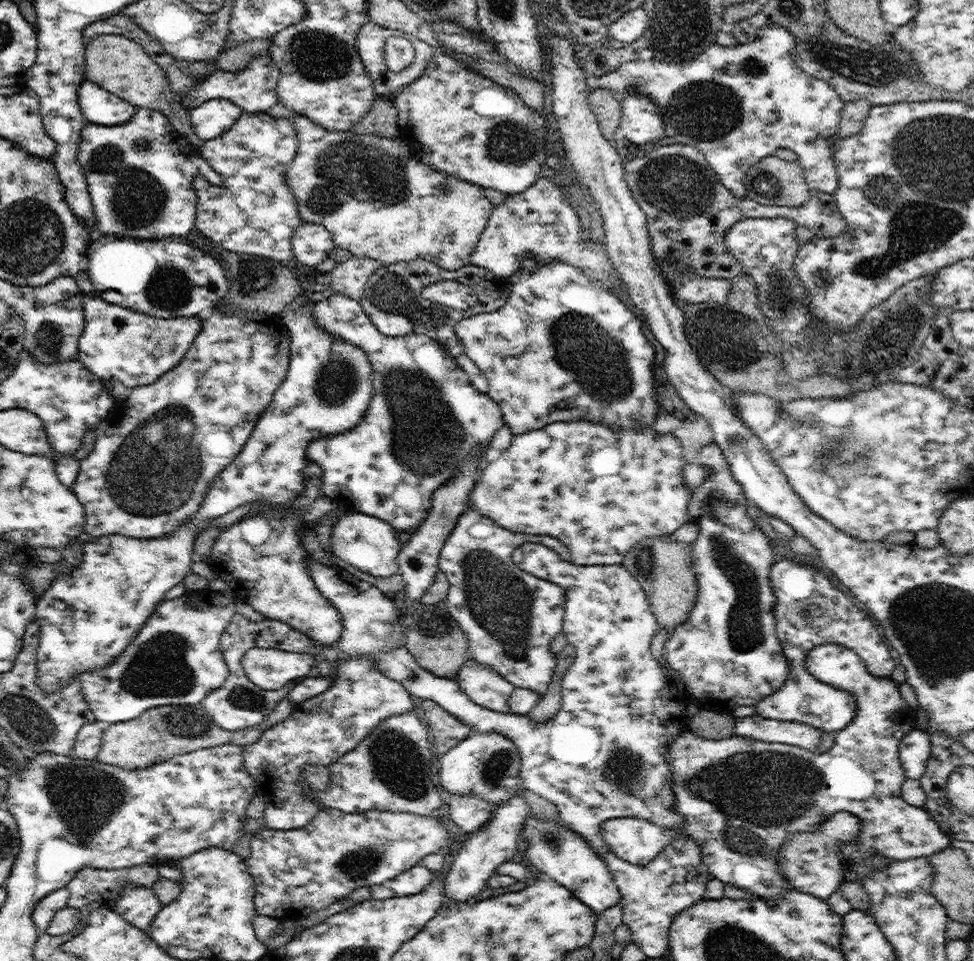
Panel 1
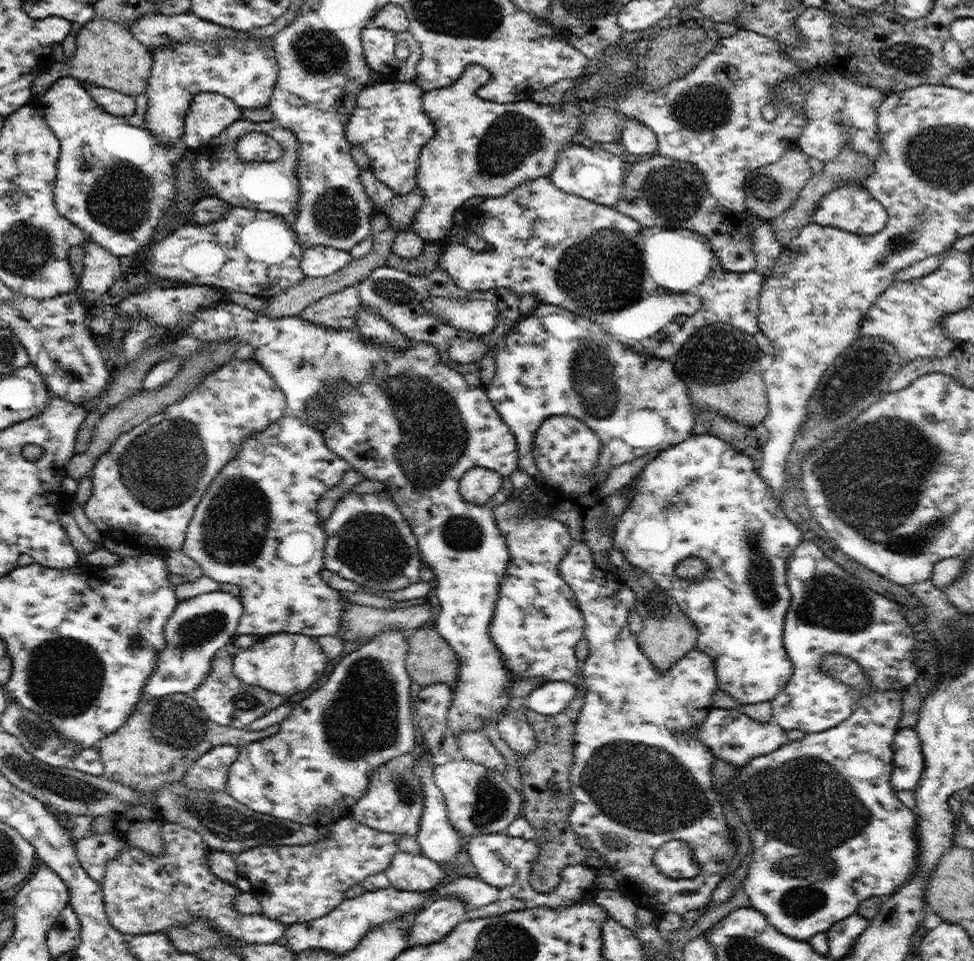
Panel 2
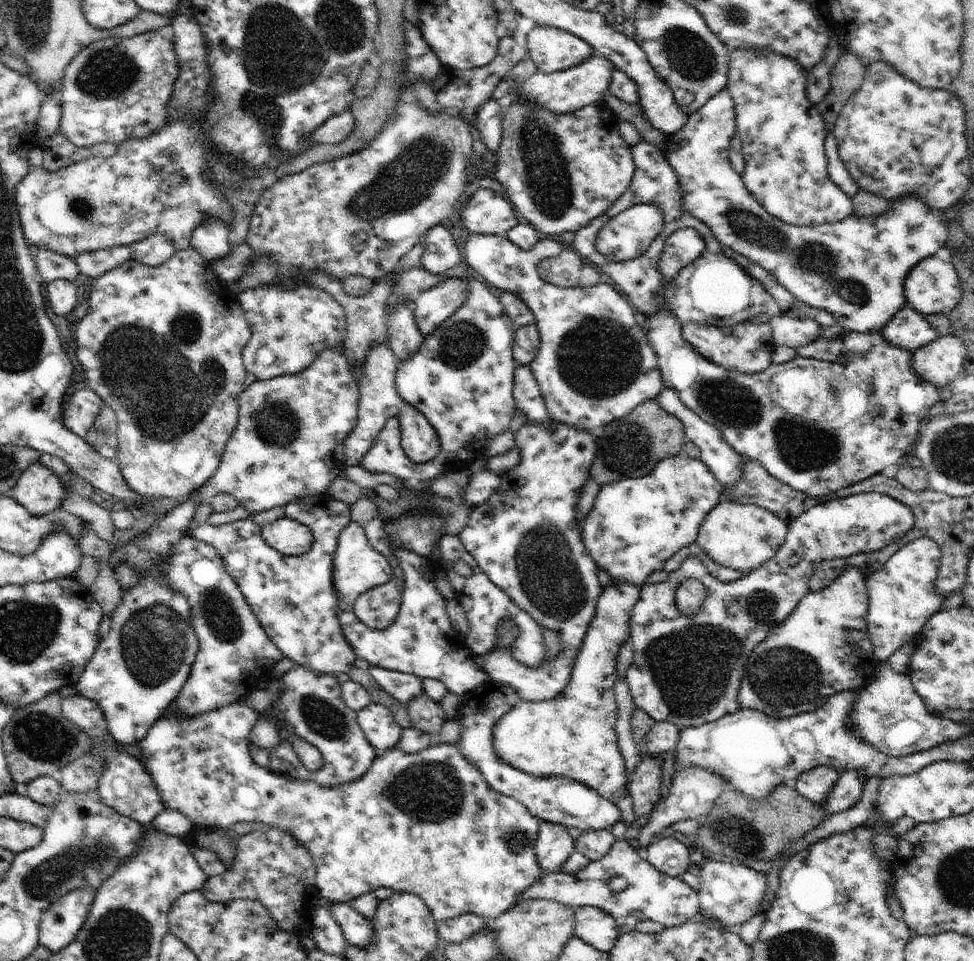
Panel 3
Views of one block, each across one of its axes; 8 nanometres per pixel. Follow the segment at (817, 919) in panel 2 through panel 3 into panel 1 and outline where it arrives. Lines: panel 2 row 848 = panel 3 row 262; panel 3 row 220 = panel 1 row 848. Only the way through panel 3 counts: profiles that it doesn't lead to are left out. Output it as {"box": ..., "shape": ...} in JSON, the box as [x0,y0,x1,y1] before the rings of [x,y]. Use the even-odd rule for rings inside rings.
{"box":[600,644,951,898],"shape":[[[841,644],[815,646],[807,652],[805,664],[808,672],[820,682],[851,692],[856,699],[856,716],[846,728],[836,733],[828,751],[818,753],[817,750],[787,744],[753,741],[736,734],[724,740],[710,740],[698,736],[689,728],[667,746],[667,759],[672,770],[672,792],[675,792],[672,808],[685,818],[681,822],[684,829],[666,830],[650,820],[634,817],[610,819],[600,824],[600,833],[611,851],[622,860],[644,865],[652,863],[664,847],[672,844],[672,840],[690,840],[701,848],[701,859],[712,878],[721,880],[725,885],[749,889],[758,897],[781,898],[792,887],[783,877],[779,865],[779,852],[784,847],[784,841],[792,839],[796,833],[816,833],[816,828],[840,811],[855,814],[861,824],[860,836],[841,848],[844,866],[851,866],[875,854],[883,854],[887,861],[900,861],[931,857],[948,848],[951,841],[941,833],[938,823],[928,812],[902,799],[902,784],[907,777],[899,759],[898,746],[903,736],[917,728],[917,713],[902,698],[897,682],[889,677],[871,675],[856,652]]]}

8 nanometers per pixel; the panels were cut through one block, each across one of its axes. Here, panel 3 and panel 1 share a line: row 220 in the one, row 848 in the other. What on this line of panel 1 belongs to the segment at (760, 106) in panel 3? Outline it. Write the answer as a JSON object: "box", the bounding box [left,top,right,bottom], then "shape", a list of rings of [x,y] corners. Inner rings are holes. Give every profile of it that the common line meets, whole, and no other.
{"box":[779,811,860,898],"shape":[[[840,811],[825,820],[816,833],[796,833],[792,839],[784,841],[784,847],[779,852],[783,877],[796,891],[805,892],[822,898],[827,898],[846,880],[845,866],[842,863],[841,848],[848,842],[854,842],[860,836],[860,819],[850,812]]]}

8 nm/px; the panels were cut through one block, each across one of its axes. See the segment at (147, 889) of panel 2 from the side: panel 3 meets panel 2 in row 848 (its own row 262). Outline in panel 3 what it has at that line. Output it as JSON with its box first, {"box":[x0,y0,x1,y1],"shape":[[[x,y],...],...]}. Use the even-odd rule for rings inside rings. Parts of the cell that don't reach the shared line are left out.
{"box":[73,247,251,501],"shape":[[[188,247],[173,254],[172,258],[157,267],[134,262],[132,259],[116,266],[91,284],[87,301],[87,314],[73,326],[76,356],[86,372],[83,380],[115,412],[118,427],[115,460],[120,467],[120,474],[126,484],[144,498],[174,498],[182,501],[216,474],[225,446],[238,422],[238,401],[245,387],[244,378],[247,372],[243,365],[243,350],[251,339],[251,328],[244,316],[238,294],[219,281],[210,268],[210,263],[206,262],[195,248]]]}

